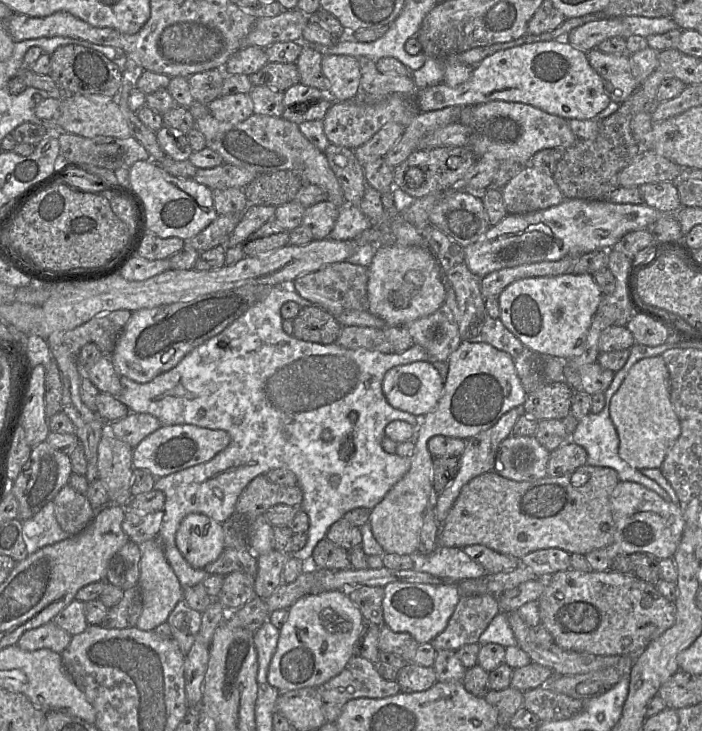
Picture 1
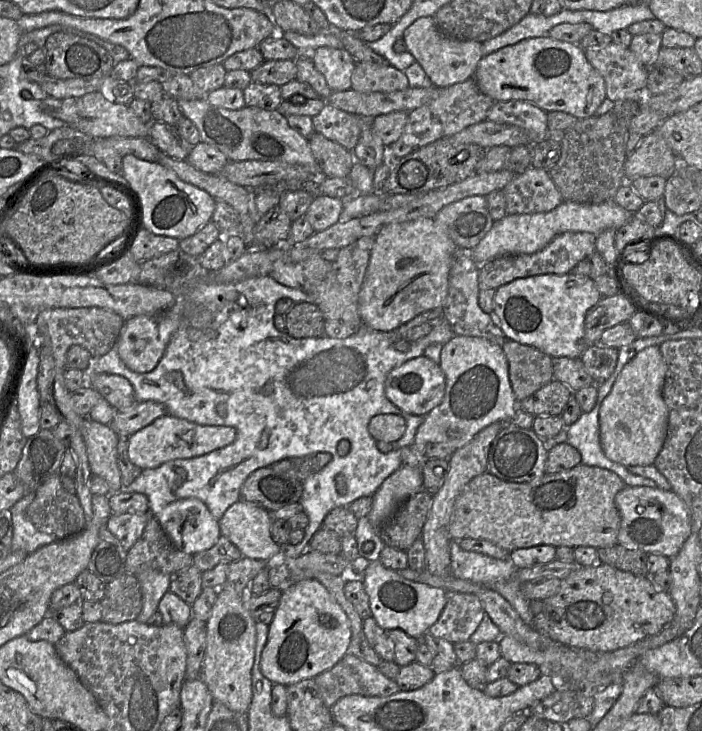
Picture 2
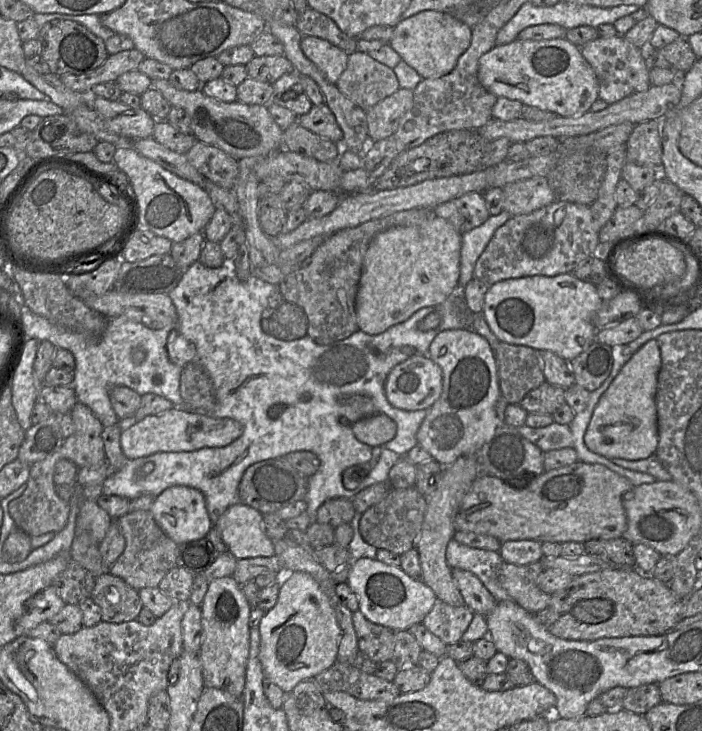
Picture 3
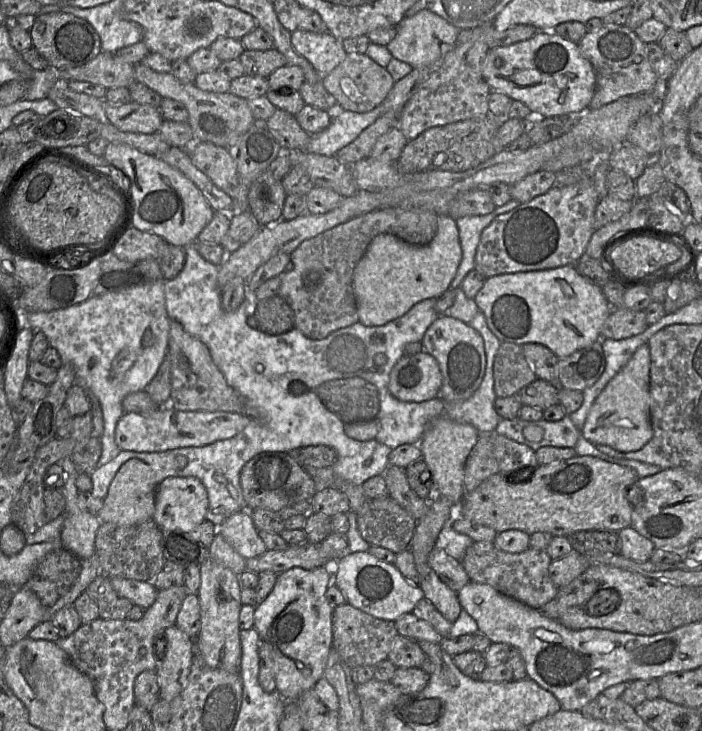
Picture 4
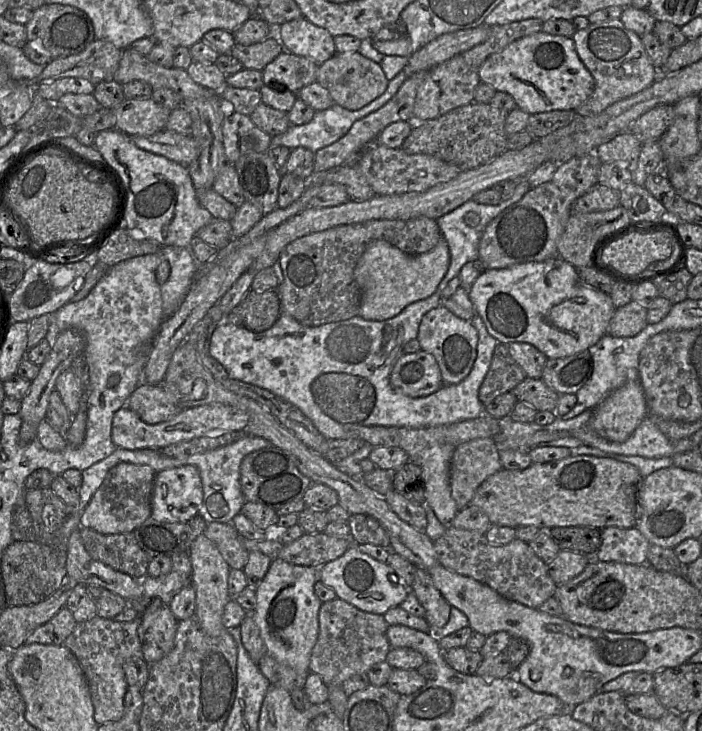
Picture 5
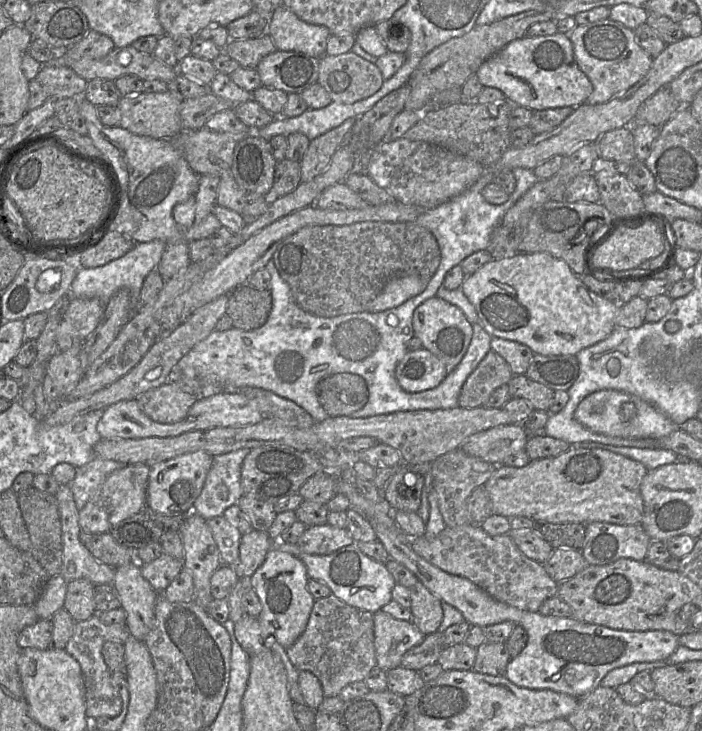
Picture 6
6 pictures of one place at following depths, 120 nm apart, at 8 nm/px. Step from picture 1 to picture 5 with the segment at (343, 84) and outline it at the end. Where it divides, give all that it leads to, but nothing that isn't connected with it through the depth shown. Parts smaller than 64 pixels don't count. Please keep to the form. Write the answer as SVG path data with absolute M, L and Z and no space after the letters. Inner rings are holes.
M304 17L281 24L275 35L285 50L309 58L318 65L336 54L334 36Z

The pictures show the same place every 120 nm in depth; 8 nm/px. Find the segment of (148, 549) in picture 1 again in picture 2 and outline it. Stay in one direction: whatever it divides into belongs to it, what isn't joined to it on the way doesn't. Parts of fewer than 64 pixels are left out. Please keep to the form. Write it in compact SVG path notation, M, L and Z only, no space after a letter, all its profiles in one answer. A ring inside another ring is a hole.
M147 569L136 575L142 589L142 610L135 619L141 623L158 611L162 597L169 591L170 575L156 569Z

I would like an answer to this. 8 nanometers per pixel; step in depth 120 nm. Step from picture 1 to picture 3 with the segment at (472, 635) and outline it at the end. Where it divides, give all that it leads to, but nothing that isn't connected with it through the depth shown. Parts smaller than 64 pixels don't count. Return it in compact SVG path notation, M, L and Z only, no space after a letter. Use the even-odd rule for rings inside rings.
M437 599L422 624L449 645L462 639L473 616L474 612L466 605L454 607Z

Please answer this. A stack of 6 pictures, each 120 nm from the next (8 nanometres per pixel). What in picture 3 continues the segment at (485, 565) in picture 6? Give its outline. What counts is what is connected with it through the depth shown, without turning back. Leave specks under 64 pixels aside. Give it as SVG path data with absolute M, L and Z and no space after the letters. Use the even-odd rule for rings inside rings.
M542 560L528 565L504 562L499 570L499 583L510 600L531 614L547 608L551 595L541 591L537 578L543 571Z

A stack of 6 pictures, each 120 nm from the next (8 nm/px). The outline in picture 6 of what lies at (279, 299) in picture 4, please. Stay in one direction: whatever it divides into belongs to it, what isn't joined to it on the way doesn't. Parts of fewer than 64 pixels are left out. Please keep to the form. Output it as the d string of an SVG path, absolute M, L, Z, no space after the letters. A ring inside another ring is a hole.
M245 283L229 293L226 314L235 328L246 331L259 329L266 323L271 310L269 289L258 289Z

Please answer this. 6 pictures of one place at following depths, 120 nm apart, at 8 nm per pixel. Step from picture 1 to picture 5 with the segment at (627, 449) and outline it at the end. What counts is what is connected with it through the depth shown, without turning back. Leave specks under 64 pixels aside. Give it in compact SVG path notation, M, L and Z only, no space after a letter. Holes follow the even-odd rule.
M640 375L611 392L594 409L590 428L612 442L625 442L648 416Z

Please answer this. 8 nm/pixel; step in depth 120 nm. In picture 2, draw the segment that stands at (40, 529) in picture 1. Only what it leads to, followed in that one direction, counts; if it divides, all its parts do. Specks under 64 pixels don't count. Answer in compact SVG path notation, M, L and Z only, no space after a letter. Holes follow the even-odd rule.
M27 492L11 508L13 538L10 551L23 551L31 554L39 548L59 540L55 535L38 531L26 514L28 506L34 499L34 492Z

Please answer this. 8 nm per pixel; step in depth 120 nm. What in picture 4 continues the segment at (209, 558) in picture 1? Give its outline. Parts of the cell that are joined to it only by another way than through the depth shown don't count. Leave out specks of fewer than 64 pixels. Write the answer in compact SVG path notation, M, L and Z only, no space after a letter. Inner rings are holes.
M167 477L156 489L153 520L161 530L188 532L206 518L208 495L196 477Z

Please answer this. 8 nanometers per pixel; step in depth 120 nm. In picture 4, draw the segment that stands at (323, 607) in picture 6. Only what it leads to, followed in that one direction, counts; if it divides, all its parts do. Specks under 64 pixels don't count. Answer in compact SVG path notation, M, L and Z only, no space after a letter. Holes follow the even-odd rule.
M348 602L334 607L332 649L338 652L350 668L375 666L388 658L393 641L398 635L394 621L371 616Z

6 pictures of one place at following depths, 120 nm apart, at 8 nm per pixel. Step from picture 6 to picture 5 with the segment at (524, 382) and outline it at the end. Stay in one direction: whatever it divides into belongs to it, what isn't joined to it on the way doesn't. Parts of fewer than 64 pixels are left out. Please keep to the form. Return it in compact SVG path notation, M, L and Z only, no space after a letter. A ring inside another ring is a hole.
M526 377L512 391L518 401L523 401L537 411L555 411L560 394L550 389L541 379Z

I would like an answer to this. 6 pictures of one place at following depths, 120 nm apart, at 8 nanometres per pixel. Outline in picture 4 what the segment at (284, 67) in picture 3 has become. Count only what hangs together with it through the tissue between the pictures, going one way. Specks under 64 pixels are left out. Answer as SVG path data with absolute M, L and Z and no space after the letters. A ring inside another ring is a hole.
M275 47L264 51L245 49L239 60L245 74L265 78L268 78L276 69L288 64L285 56Z

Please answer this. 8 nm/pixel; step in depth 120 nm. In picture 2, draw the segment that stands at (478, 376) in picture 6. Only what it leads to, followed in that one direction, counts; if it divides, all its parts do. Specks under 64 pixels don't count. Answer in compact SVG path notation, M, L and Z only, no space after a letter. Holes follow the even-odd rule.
M506 340L502 350L508 361L509 379L518 402L553 380L551 356L513 340Z

